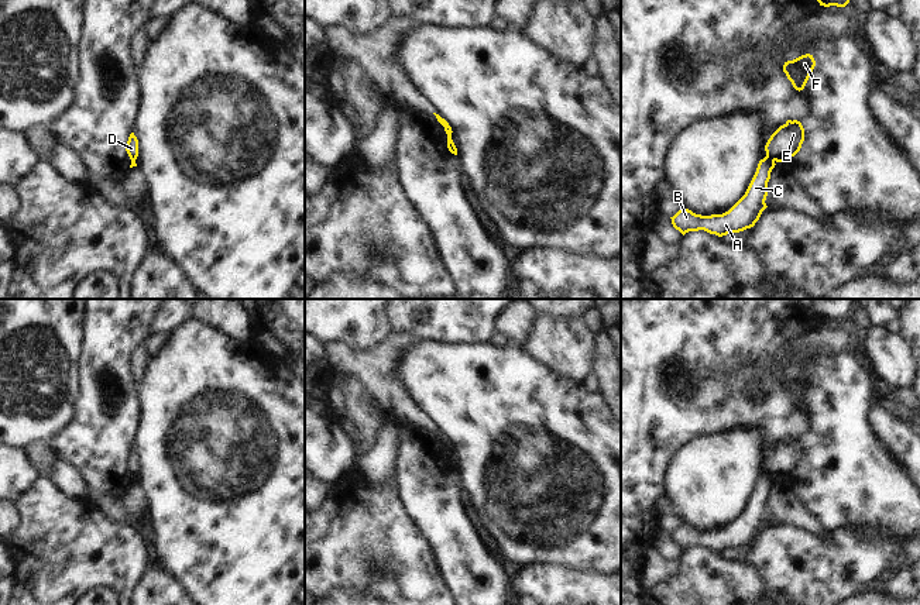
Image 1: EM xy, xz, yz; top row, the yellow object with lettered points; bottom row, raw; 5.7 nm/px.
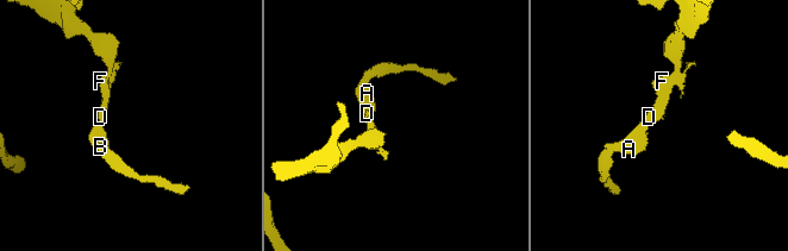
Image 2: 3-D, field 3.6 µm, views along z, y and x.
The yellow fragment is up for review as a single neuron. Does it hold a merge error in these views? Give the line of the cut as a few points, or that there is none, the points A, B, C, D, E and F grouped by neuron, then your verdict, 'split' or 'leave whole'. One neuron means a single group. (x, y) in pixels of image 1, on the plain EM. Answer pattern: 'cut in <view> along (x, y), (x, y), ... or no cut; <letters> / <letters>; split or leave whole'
cut in yz along (766, 471), (773, 477); A B C / D E F; split

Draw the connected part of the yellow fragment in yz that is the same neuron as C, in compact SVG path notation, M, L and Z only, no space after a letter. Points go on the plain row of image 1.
M769 472L761 475L745 511L728 527L701 532L689 525L682 525L670 533L673 543L683 551L689 547L704 546L718 553L753 543L762 527L768 523L765 519L768 498L775 481L775 477Z

